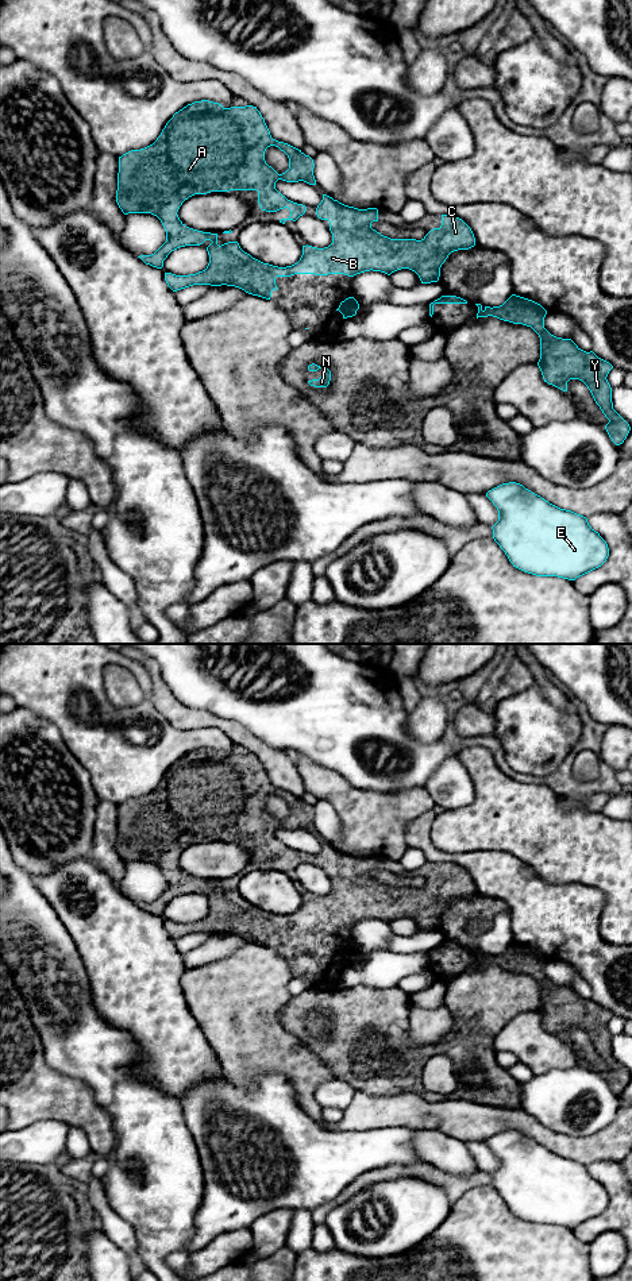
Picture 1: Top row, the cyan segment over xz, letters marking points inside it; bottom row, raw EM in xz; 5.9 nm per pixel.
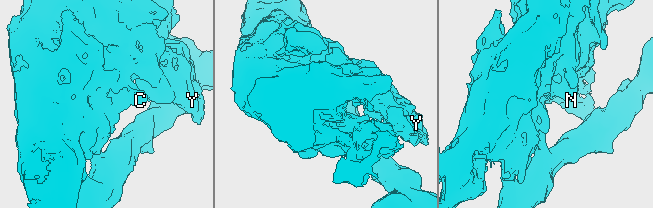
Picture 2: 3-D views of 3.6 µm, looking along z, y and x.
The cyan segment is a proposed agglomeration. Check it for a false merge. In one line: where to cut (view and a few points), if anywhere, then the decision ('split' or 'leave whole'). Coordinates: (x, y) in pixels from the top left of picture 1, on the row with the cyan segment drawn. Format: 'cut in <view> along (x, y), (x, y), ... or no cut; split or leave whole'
cut in xz along (353, 297), (338, 309); split

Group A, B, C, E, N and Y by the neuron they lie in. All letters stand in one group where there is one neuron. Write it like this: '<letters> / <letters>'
A B C N Y / E

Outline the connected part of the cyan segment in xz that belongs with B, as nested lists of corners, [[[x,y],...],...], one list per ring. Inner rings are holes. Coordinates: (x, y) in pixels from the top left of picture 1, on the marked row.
[[[201,100],[188,104],[176,112],[153,144],[140,150],[131,150],[119,157],[116,202],[124,215],[151,213],[157,216],[166,231],[166,242],[154,254],[138,256],[146,265],[162,269],[163,261],[172,251],[185,246],[200,246],[205,240],[212,242],[207,247],[209,263],[205,270],[189,275],[165,273],[165,281],[173,292],[193,285],[227,285],[270,300],[271,292],[278,289],[275,285],[277,277],[294,274],[344,274],[354,277],[370,270],[390,275],[401,269],[415,271],[421,283],[431,283],[439,281],[440,267],[451,252],[469,250],[475,246],[471,228],[454,215],[442,215],[442,225],[431,229],[421,240],[390,239],[371,228],[371,223],[378,221],[377,208],[358,209],[323,194],[323,200],[316,208],[316,215],[319,219],[330,221],[332,243],[324,248],[302,246],[302,255],[297,263],[278,267],[253,258],[240,248],[238,242],[219,246],[217,234],[189,228],[177,215],[182,202],[194,194],[257,190],[258,204],[262,211],[277,212],[288,208],[290,216],[281,219],[280,223],[285,224],[286,220],[296,221],[305,213],[307,207],[282,196],[275,189],[275,182],[278,180],[286,182],[304,181],[309,185],[316,185],[313,167],[315,163],[309,155],[271,138],[257,107],[224,108],[219,103]],[[270,146],[278,147],[289,158],[289,169],[282,174],[278,174],[265,161],[265,151]]]

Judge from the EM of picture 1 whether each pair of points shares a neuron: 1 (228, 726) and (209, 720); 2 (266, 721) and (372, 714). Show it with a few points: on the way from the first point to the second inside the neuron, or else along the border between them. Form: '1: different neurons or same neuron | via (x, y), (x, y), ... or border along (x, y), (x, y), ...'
1: same neuron | via (224, 725), (214, 721)
2: same neuron | via (292, 721), (328, 714), (346, 714)

